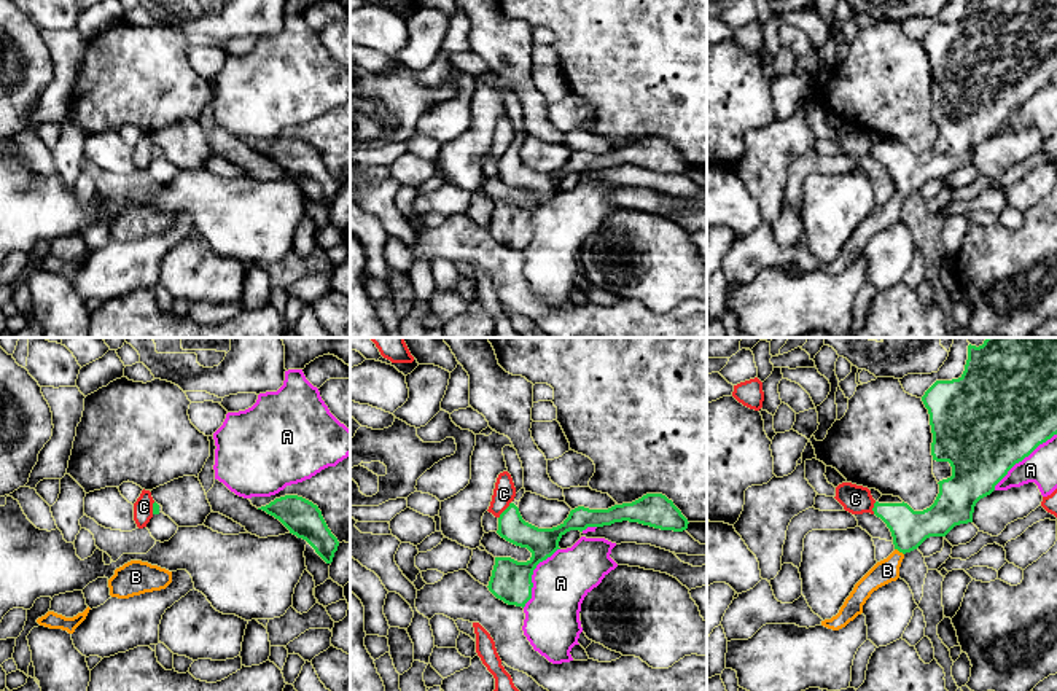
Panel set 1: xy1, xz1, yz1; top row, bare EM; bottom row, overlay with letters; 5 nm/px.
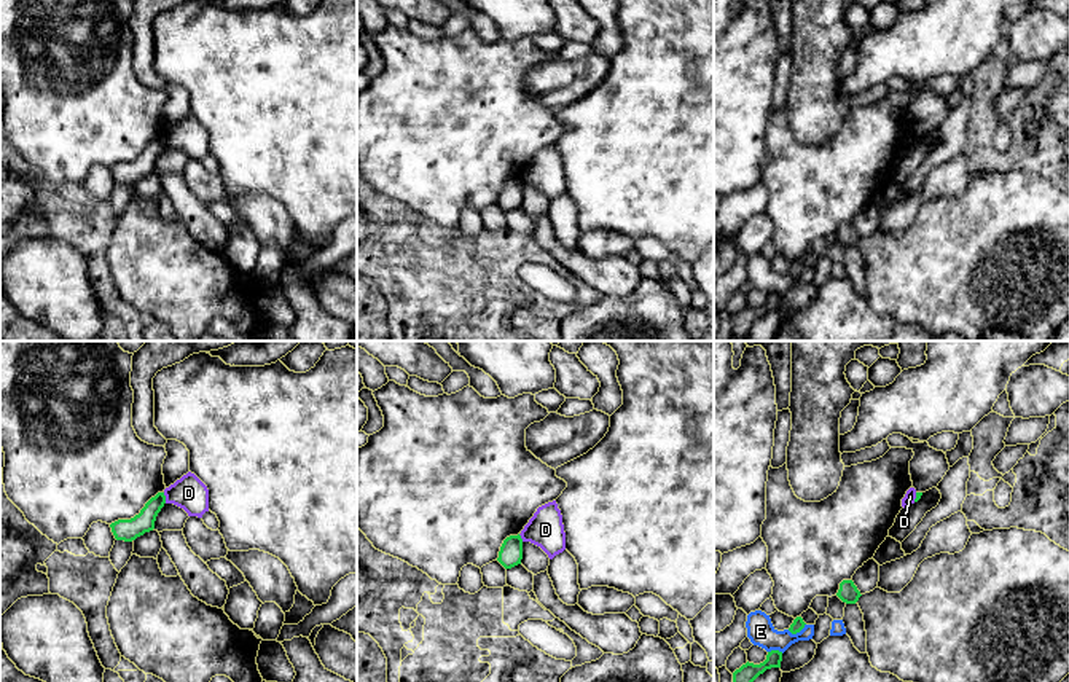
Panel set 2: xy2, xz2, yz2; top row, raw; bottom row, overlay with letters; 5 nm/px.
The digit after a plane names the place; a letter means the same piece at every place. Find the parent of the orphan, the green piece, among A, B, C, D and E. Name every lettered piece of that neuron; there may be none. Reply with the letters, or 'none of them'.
B

